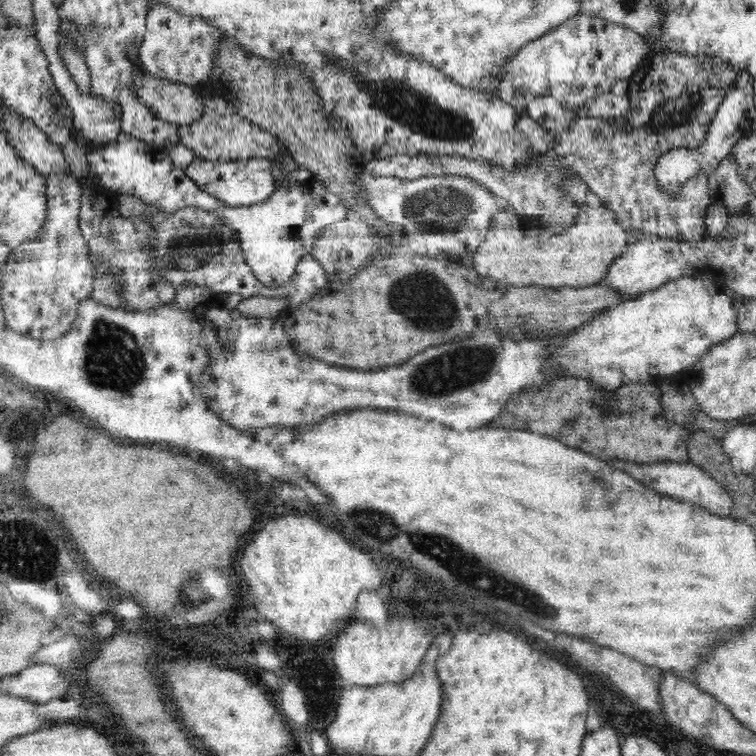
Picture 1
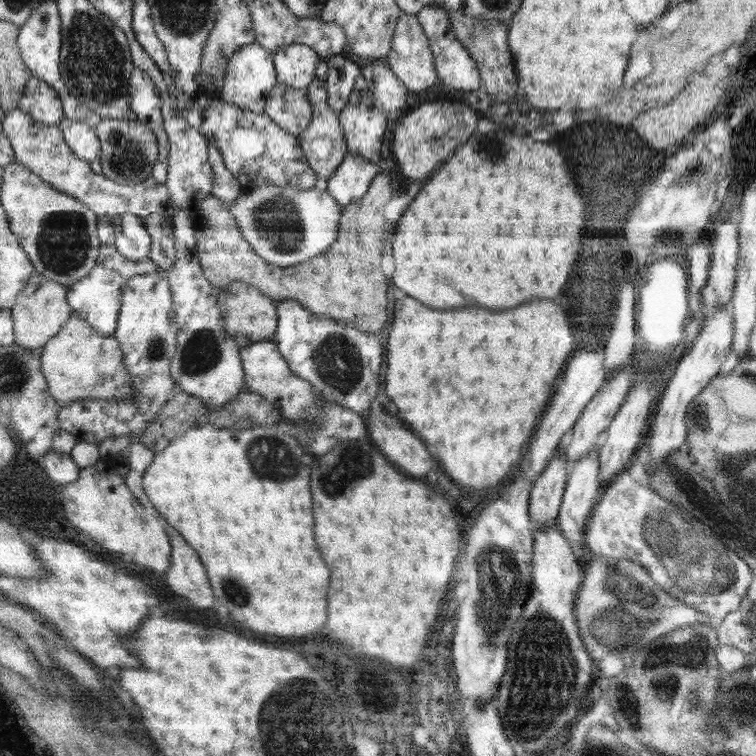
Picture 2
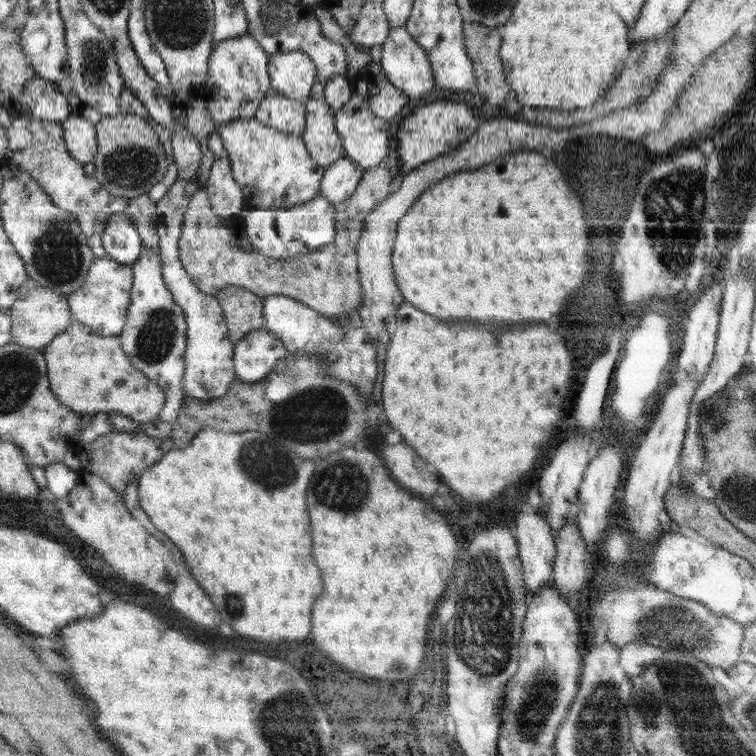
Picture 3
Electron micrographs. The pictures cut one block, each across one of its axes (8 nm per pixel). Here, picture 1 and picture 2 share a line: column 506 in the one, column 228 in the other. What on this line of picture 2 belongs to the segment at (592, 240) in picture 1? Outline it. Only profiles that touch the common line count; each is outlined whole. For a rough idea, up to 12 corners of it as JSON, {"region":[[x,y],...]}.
{"region":[[391,173],[343,207],[324,253],[258,256],[210,194],[196,258],[222,289],[247,282],[367,333],[388,322],[380,268]]}

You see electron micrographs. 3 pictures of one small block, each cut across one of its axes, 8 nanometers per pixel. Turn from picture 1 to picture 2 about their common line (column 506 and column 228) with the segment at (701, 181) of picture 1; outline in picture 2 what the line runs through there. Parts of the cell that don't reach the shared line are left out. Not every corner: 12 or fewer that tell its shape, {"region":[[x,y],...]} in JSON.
{"region":[[213,144],[207,148],[213,172],[211,194],[227,205],[242,192]]}

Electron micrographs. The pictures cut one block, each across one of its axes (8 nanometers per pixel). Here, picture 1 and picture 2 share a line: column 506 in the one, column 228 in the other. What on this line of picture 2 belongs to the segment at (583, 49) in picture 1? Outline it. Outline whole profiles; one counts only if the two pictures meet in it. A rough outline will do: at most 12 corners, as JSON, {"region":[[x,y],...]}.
{"region":[[256,42],[227,62],[224,102],[265,114],[278,84],[273,53]]}

